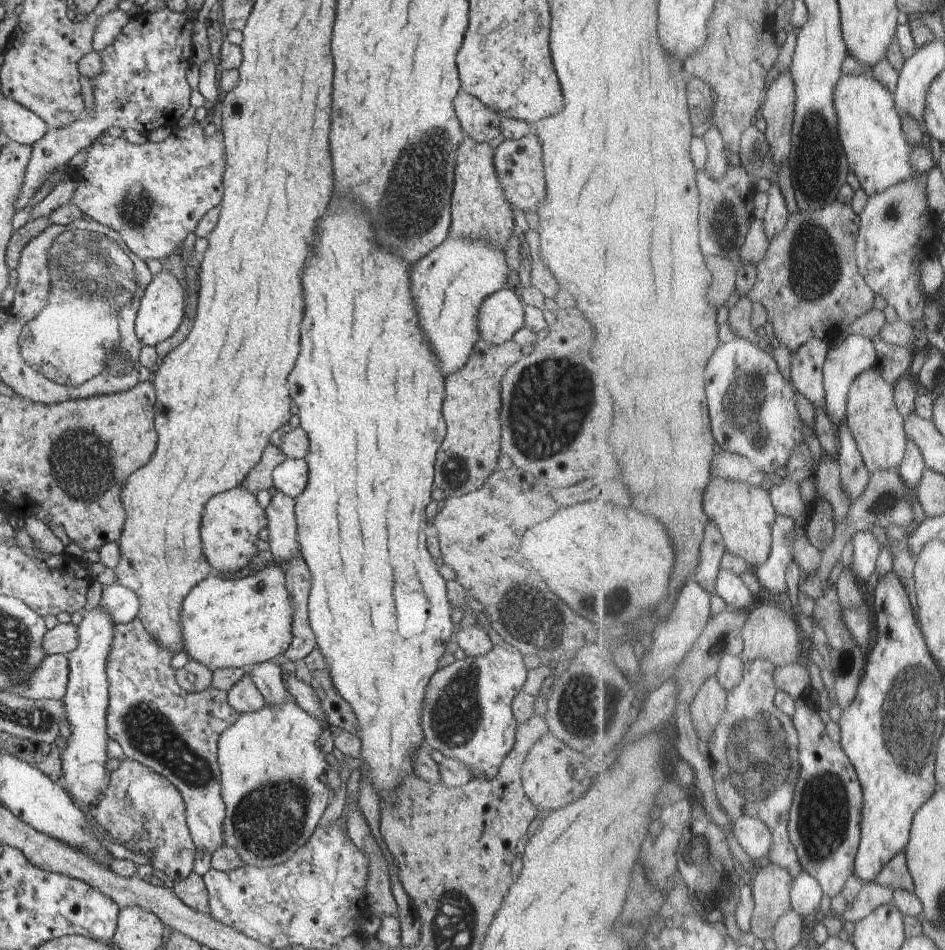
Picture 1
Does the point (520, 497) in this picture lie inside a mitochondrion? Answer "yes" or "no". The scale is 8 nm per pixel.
no

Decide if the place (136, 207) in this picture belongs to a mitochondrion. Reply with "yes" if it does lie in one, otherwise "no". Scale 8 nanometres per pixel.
yes

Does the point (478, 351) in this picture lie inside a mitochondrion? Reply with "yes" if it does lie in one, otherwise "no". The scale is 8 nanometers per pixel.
no

